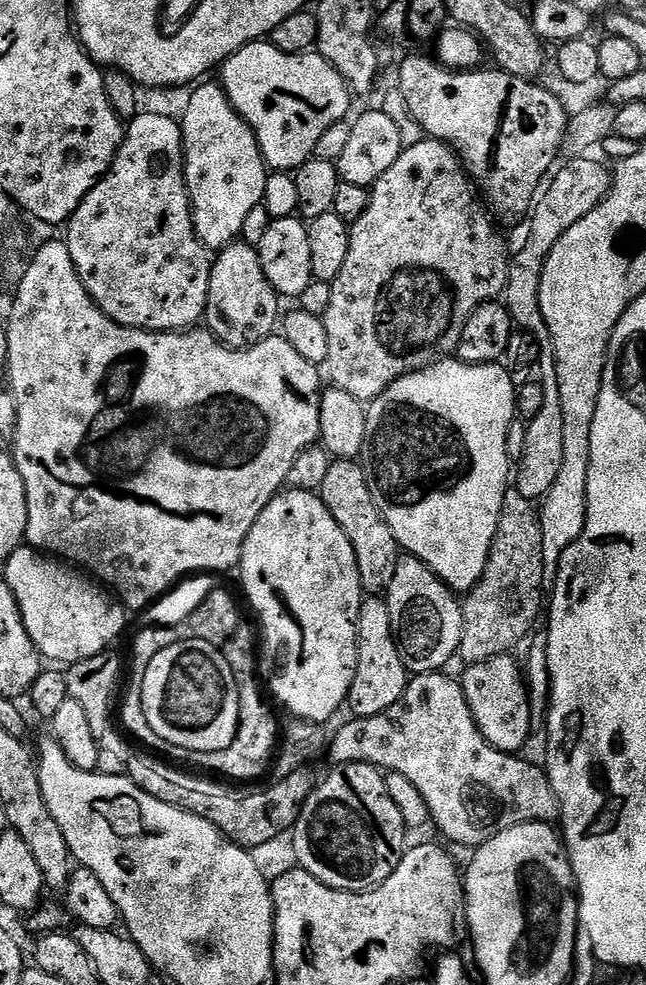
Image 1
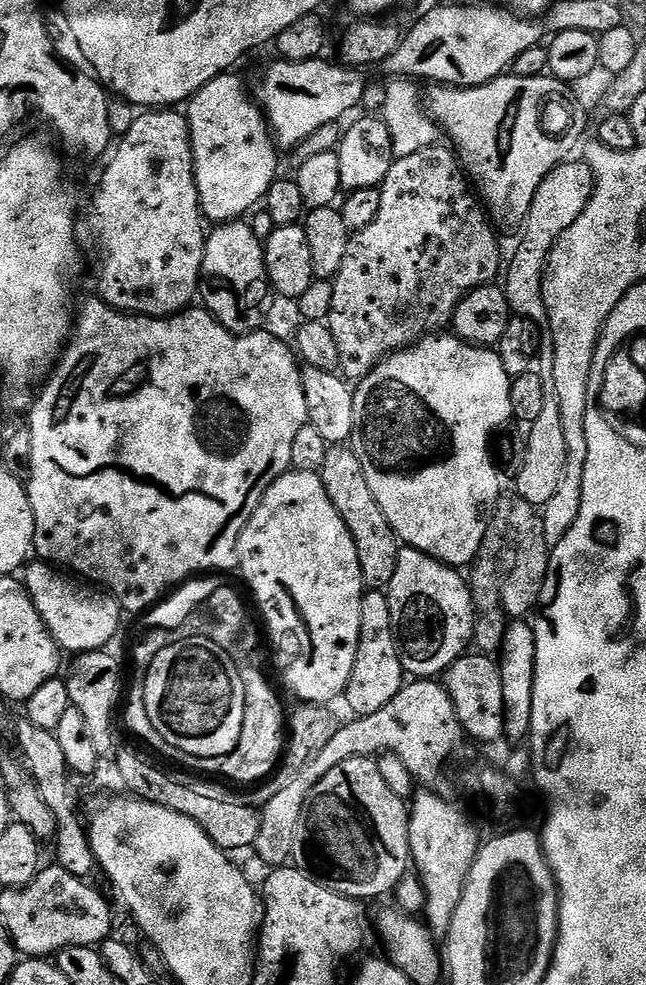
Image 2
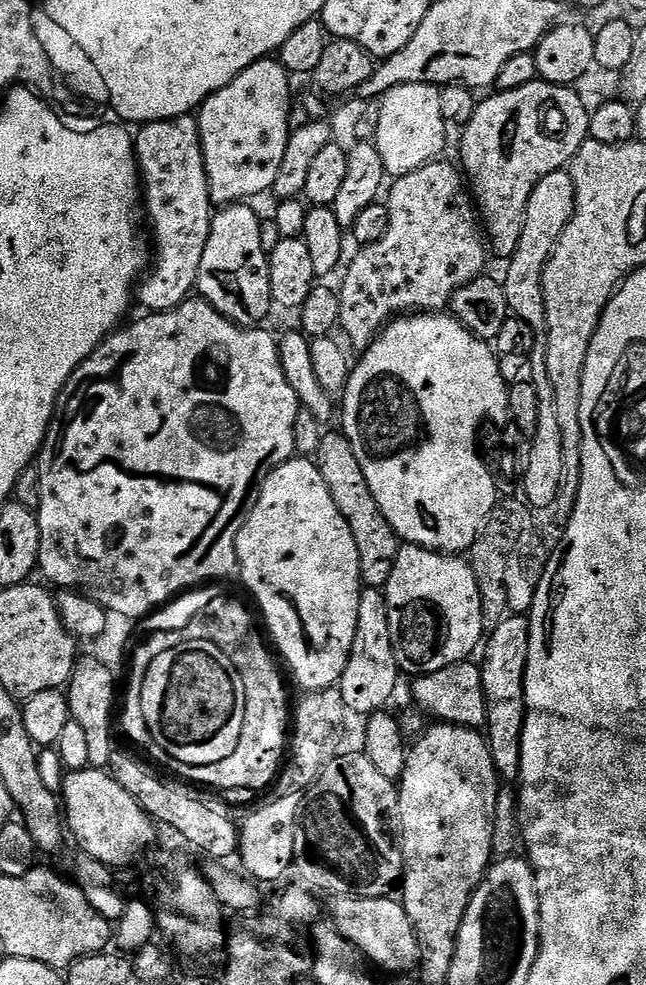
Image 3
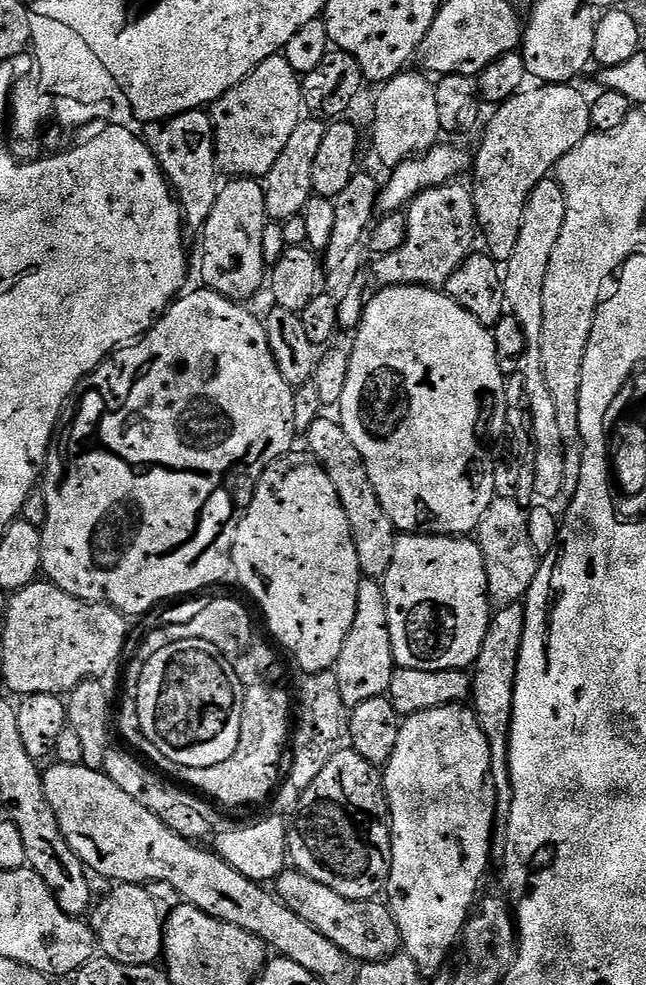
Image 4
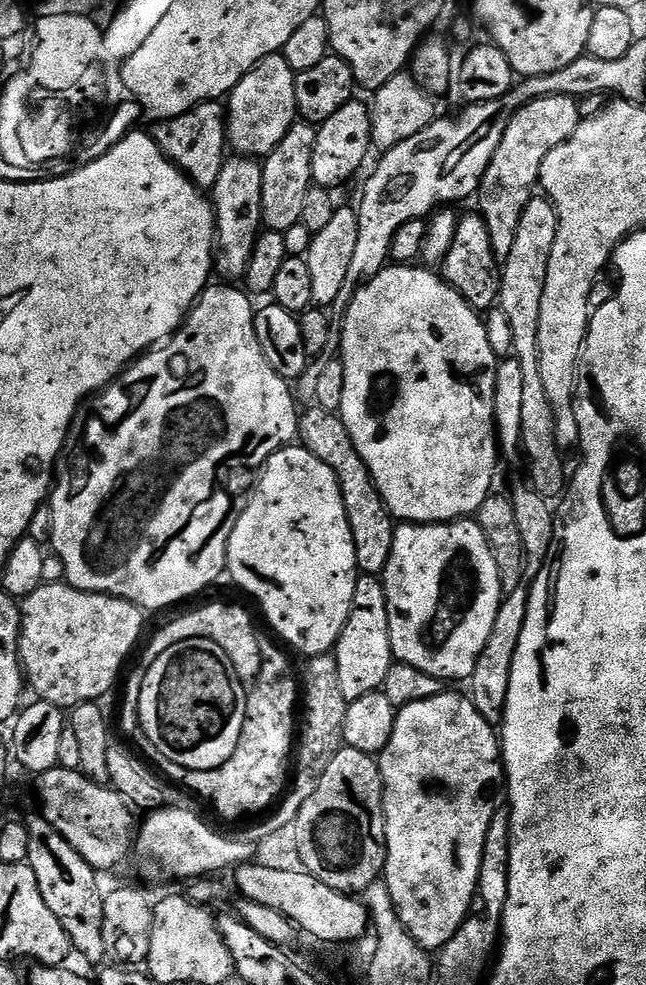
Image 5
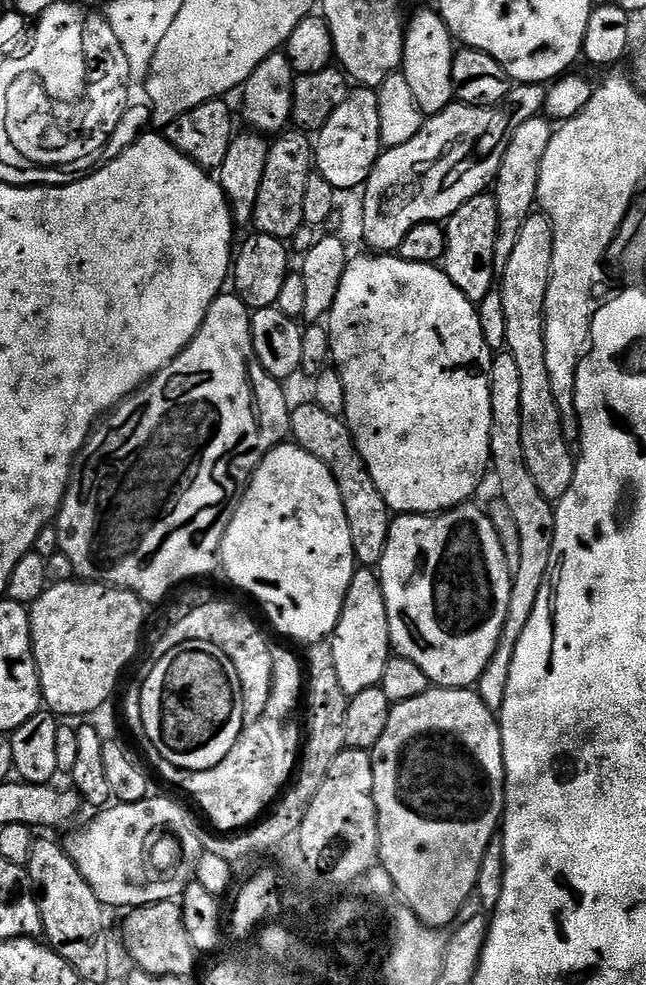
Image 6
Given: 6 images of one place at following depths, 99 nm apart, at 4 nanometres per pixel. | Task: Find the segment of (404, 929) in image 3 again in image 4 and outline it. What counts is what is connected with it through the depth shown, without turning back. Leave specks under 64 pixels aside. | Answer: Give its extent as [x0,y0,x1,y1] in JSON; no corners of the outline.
[274,870,402,962]

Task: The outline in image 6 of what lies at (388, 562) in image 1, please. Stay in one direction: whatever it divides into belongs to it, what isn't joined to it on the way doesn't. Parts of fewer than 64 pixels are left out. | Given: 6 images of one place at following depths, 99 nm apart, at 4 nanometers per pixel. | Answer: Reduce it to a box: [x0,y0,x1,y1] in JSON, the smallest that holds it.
[291,403,394,569]

